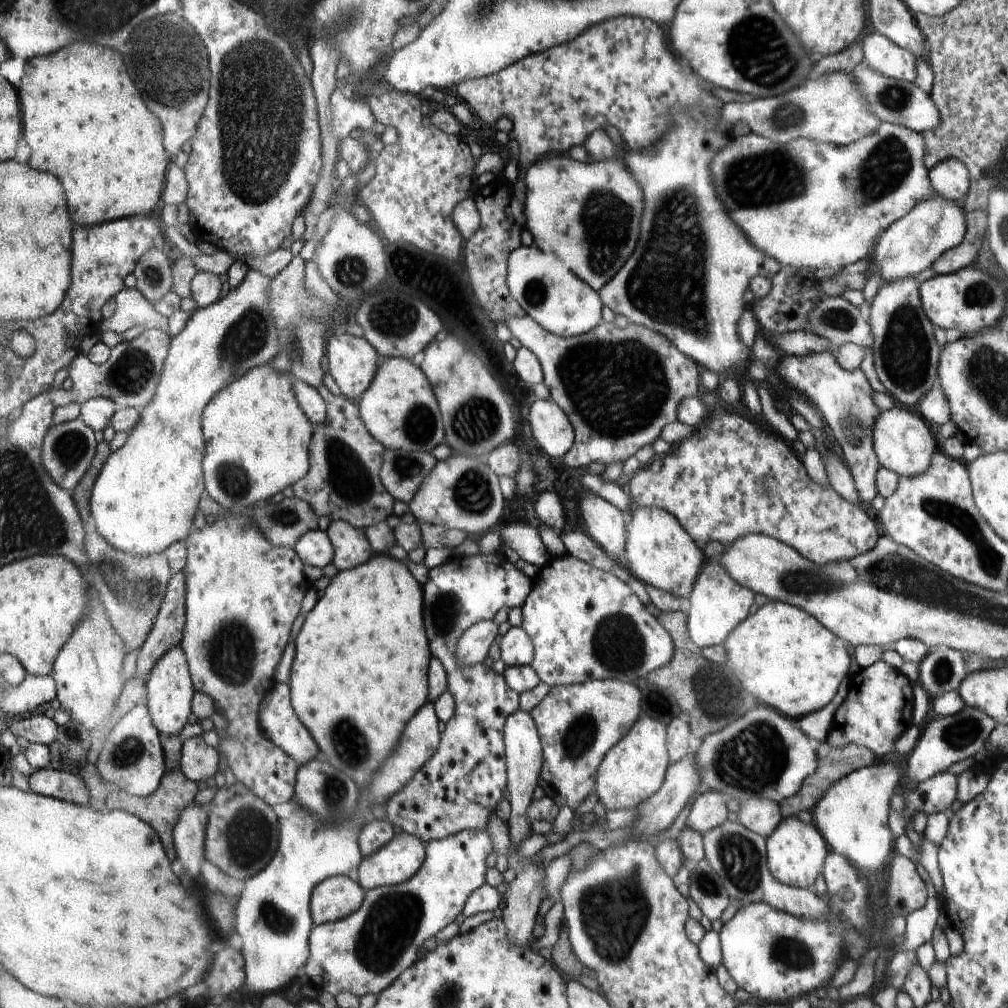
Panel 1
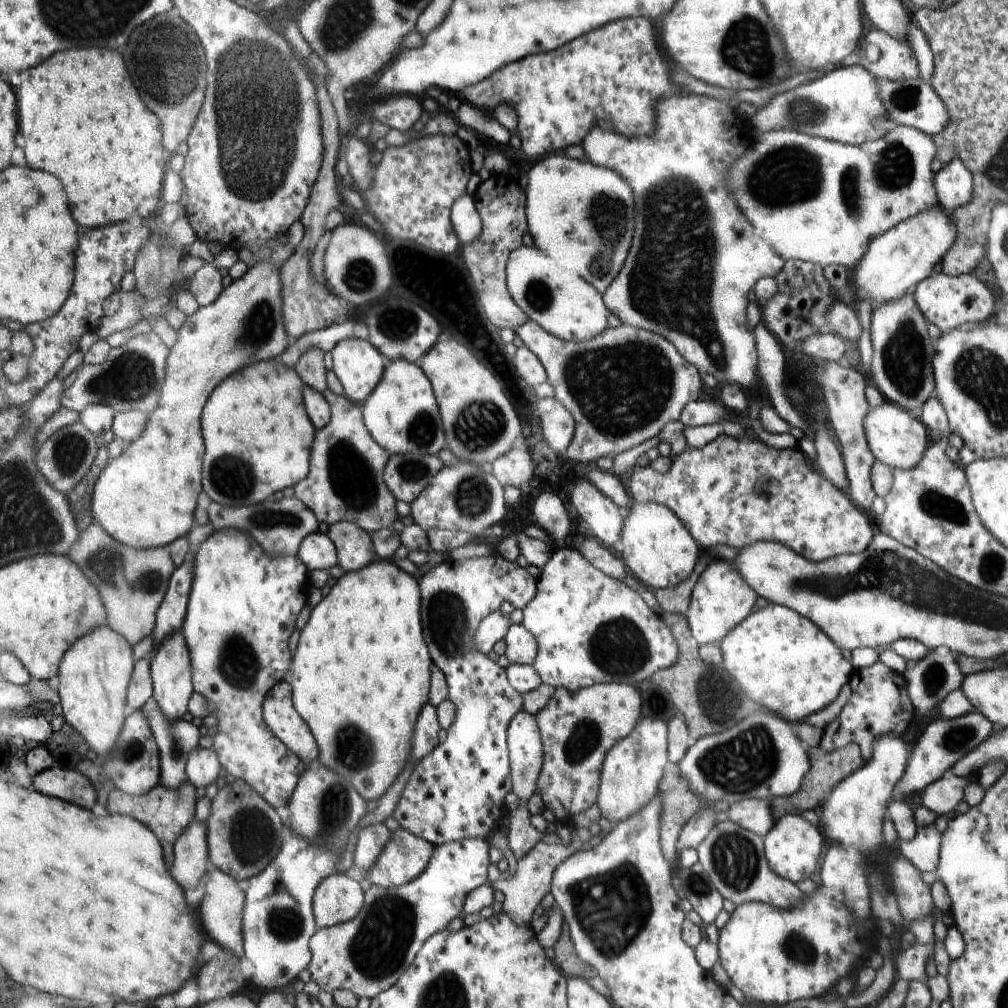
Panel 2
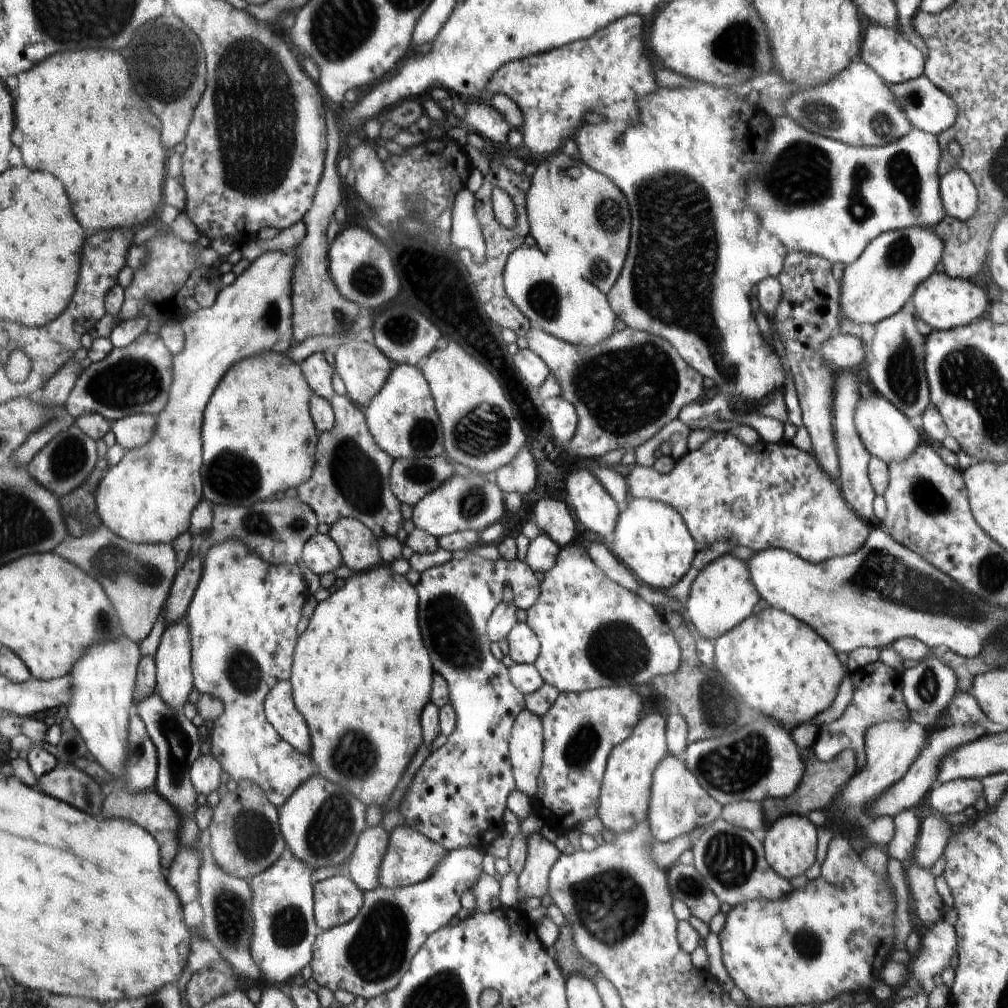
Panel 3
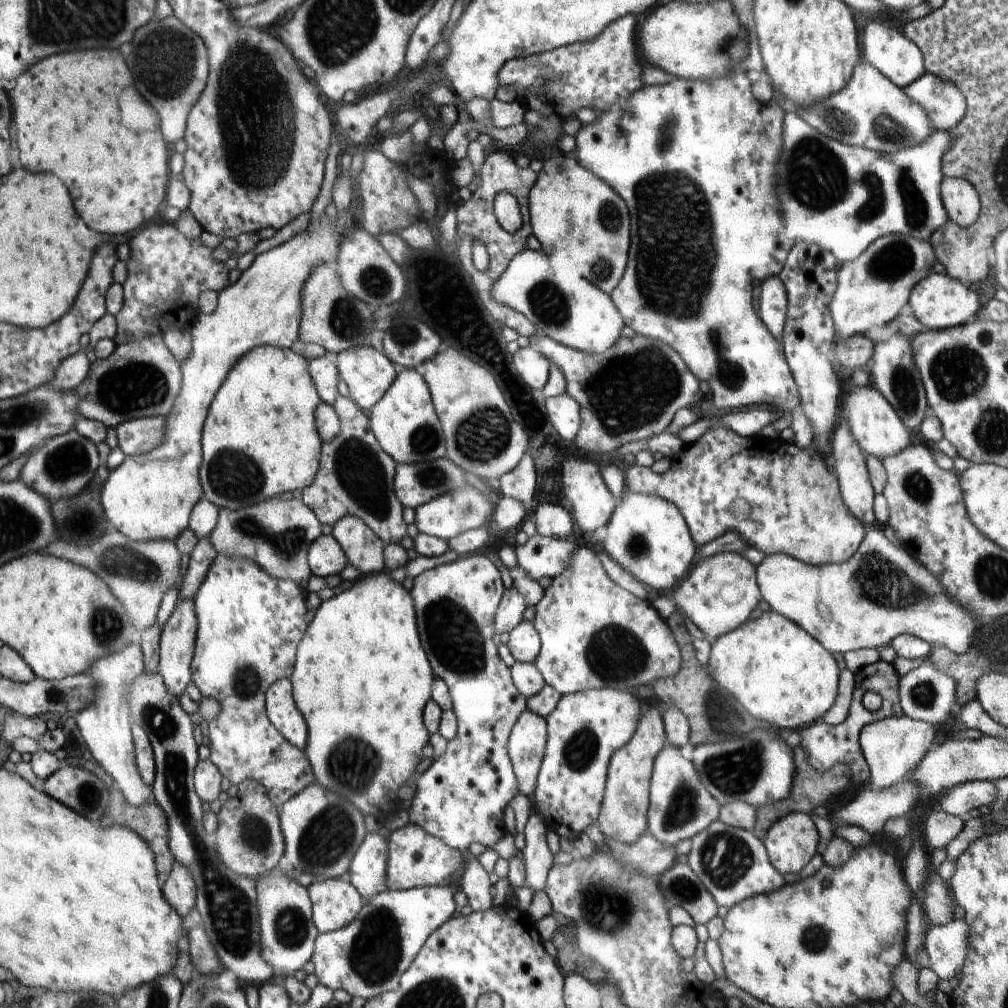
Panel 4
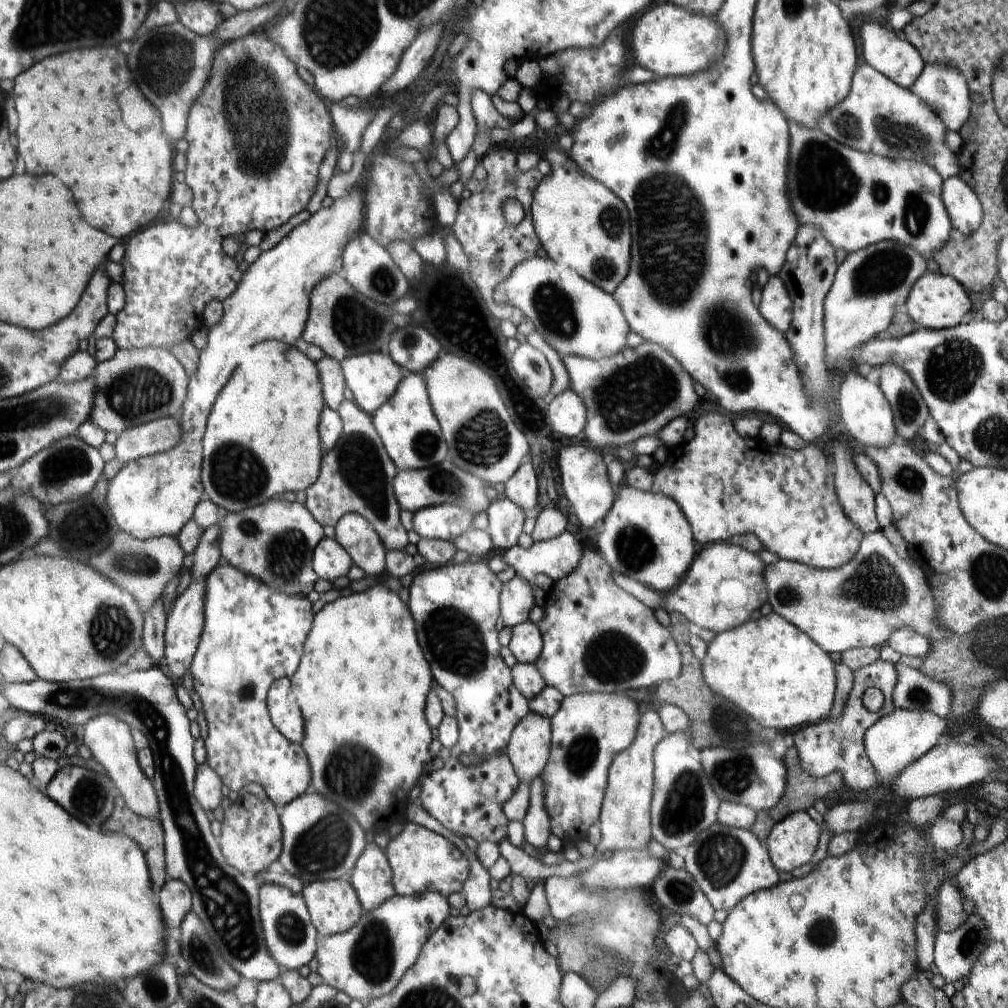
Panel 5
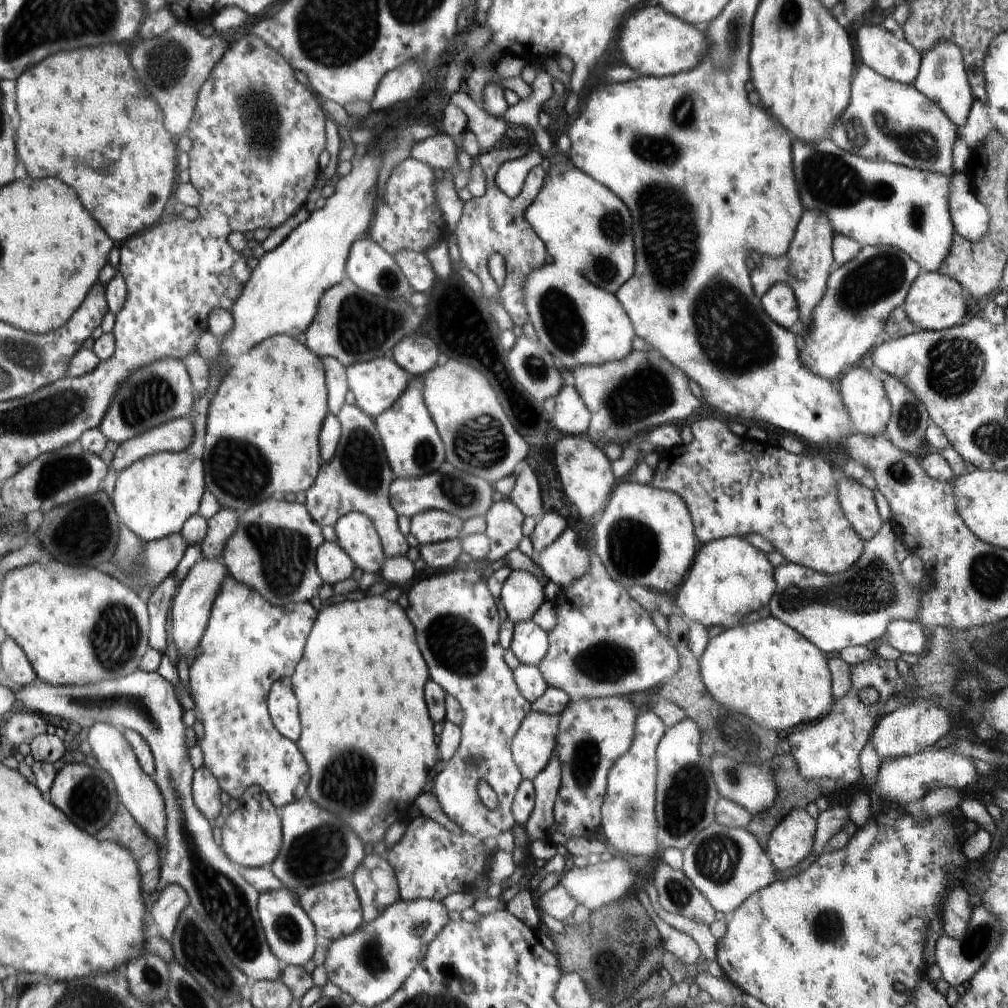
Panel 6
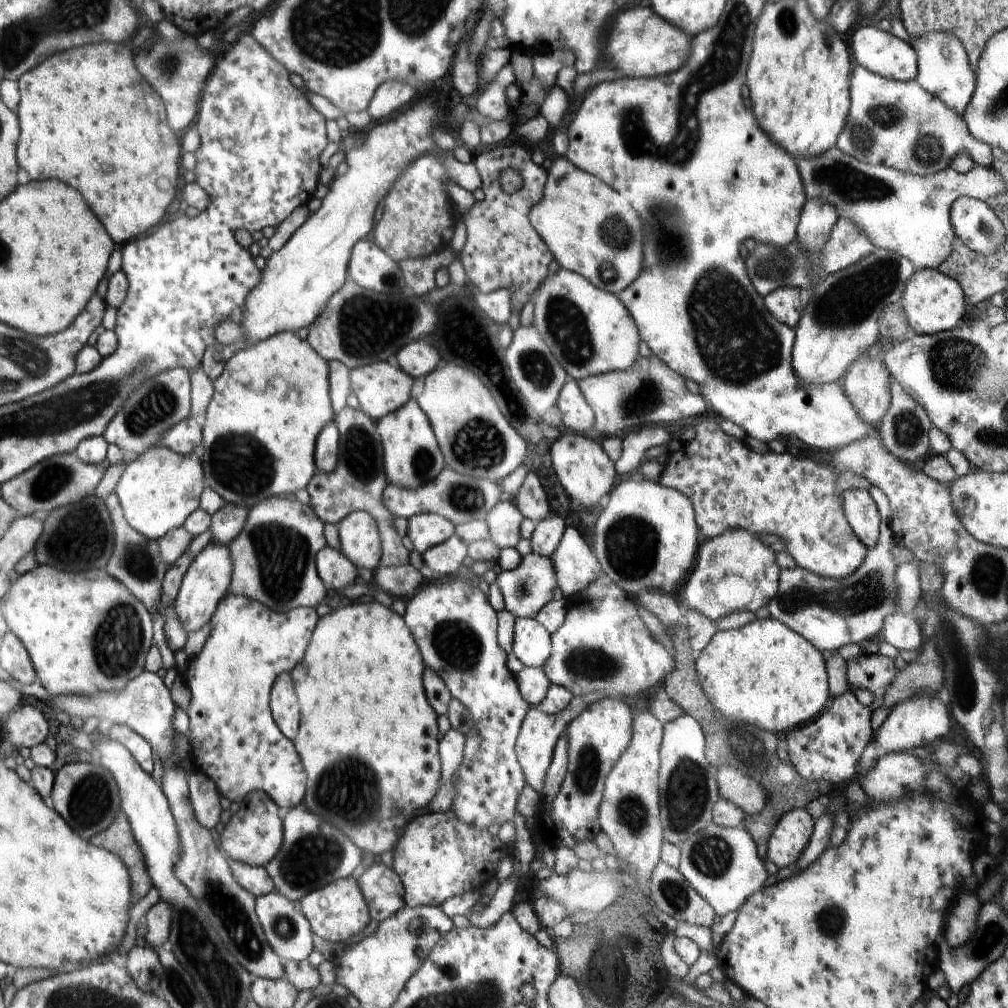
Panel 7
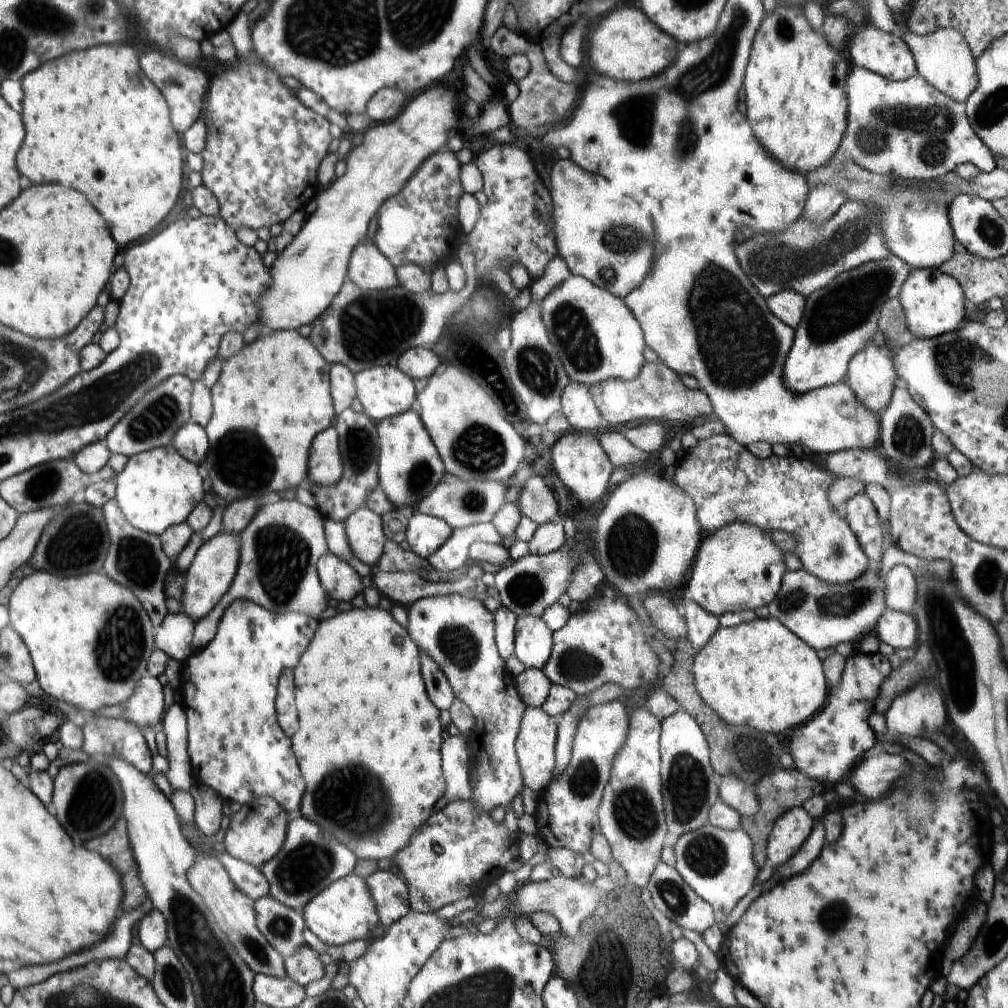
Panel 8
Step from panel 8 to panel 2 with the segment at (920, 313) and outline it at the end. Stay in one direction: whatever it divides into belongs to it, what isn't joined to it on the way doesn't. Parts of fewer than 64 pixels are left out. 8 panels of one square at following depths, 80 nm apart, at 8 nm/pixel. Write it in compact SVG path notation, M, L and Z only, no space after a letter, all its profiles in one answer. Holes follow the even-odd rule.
M943 272L930 275L916 285L913 299L928 324L937 326L941 333L957 329L962 324L985 322L988 317L994 317L996 310L994 296L988 286L971 276L970 273L955 277Z

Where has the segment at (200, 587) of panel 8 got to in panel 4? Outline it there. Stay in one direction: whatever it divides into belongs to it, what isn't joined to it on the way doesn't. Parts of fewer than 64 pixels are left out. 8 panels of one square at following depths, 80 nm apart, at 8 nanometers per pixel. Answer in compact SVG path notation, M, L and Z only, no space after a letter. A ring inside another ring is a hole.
M192 596L176 604L161 632L158 671L165 680L167 689L175 697L180 696L190 682L190 671L192 671L190 664L193 664L193 656L196 652L197 628L197 610Z

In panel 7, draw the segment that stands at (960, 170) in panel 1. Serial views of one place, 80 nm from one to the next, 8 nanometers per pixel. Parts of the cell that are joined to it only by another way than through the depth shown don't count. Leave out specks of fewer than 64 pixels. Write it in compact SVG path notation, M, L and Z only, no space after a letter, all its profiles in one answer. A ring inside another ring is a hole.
M958 197L950 209L955 235L974 252L997 253L1005 243L1006 229L986 201L974 197Z

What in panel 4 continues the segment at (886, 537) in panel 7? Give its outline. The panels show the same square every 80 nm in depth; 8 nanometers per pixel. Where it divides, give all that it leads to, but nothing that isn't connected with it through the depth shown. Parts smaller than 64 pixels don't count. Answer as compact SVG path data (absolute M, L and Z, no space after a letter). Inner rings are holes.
M880 526L870 527L857 552L840 564L817 567L785 554L766 555L756 566L757 581L764 600L773 611L806 629L834 654L879 649L904 633L925 640L932 648L945 646L952 652L965 653L970 648L972 637L975 637L976 623L982 619L973 611L951 601L939 585L939 580L918 559L888 541L883 529Z

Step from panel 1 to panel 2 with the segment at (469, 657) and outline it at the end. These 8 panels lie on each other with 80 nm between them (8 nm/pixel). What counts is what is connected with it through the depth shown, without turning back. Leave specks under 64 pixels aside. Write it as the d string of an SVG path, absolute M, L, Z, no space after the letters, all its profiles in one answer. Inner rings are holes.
M495 610L481 620L475 632L473 643L481 653L488 654L498 640L504 639L511 625L509 615L501 610Z

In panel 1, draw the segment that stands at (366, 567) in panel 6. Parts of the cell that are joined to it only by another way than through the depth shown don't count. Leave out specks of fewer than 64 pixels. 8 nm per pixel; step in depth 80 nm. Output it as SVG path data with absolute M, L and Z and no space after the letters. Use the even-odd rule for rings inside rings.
M330 521L326 534L333 543L336 554L333 564L339 571L354 569L372 556L372 546L362 529L346 521Z

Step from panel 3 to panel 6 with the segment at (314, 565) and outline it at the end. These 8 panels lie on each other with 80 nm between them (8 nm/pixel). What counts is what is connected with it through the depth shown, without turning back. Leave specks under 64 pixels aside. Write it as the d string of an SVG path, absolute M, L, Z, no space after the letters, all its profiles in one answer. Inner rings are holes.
M325 541L317 549L316 565L318 574L326 581L326 584L331 586L341 580L351 578L356 567L353 559L346 554L337 541Z

